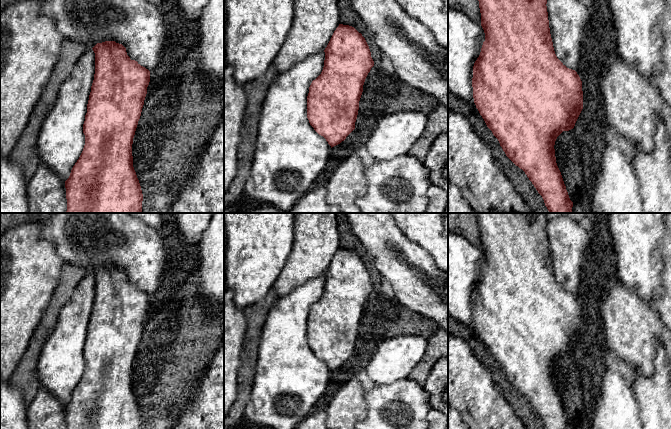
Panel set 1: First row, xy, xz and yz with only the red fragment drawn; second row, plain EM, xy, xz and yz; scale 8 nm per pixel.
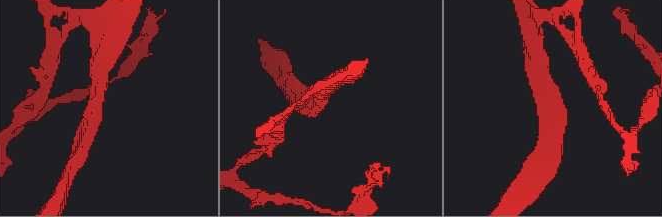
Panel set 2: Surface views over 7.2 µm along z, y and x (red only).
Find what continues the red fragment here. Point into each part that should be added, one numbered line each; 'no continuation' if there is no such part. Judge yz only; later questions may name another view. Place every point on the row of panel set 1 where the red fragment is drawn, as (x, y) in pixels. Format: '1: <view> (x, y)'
no continuation

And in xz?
no continuation

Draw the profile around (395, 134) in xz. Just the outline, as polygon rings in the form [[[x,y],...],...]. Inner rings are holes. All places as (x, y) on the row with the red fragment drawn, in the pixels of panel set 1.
[[[401,111],[382,117],[365,143],[375,161],[390,161],[406,155],[422,136],[428,114],[420,111]]]

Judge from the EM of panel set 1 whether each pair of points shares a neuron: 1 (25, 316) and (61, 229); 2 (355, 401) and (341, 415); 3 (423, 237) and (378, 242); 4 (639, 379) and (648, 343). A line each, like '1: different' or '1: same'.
1: different
2: same
3: different
4: different

